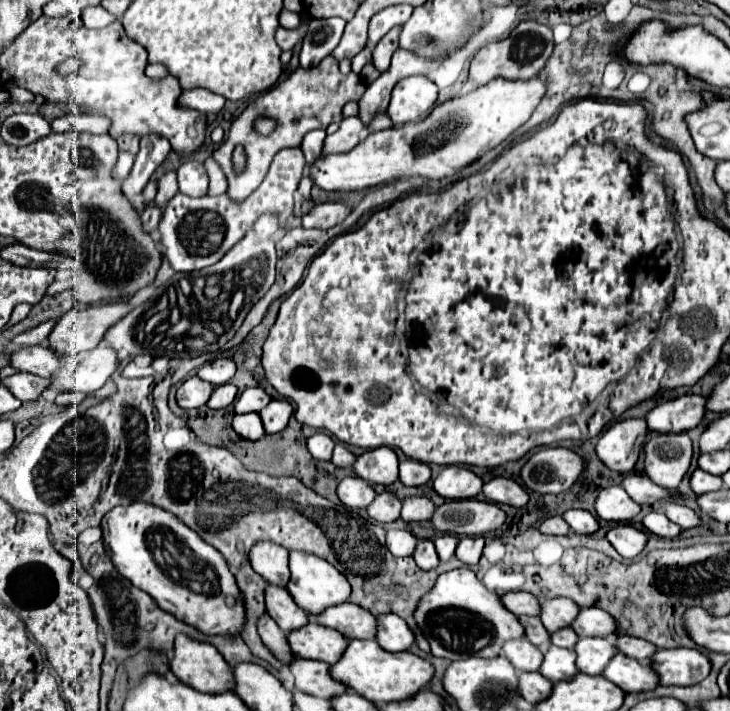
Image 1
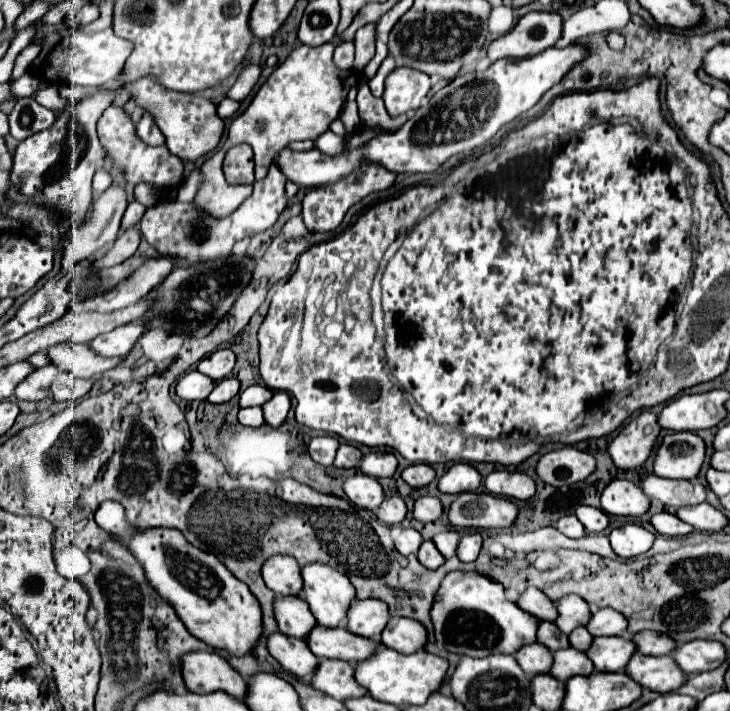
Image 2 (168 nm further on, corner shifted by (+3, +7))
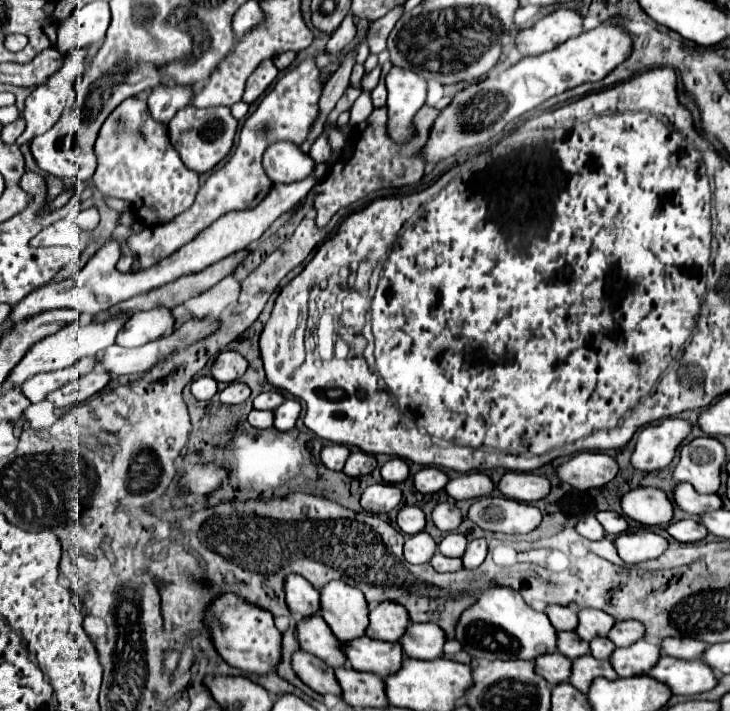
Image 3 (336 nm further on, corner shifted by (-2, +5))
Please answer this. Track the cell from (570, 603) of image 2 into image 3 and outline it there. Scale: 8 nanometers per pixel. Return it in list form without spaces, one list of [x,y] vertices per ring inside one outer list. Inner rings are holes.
[[[581,610],[579,612],[579,638],[591,642],[595,636],[607,636],[613,628],[615,618],[605,614],[603,610]]]

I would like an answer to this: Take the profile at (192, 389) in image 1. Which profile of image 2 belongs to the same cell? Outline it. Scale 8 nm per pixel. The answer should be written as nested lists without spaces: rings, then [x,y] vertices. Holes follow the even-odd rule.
[[[192,370],[192,372],[184,374],[184,376],[178,380],[178,384],[176,384],[176,394],[178,394],[182,400],[206,400],[214,386],[216,386],[214,380],[210,380],[208,376],[200,374],[198,370]]]

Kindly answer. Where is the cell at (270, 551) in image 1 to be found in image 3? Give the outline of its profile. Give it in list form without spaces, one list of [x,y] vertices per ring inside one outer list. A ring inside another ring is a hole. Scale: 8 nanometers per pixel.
[[[291,574],[289,580],[285,580],[285,594],[287,594],[287,606],[295,620],[303,620],[319,614],[321,610],[319,592],[305,578]]]

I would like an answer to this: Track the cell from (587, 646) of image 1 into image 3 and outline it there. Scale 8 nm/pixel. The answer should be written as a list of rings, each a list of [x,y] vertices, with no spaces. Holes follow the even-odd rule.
[[[639,640],[629,648],[617,648],[613,652],[611,664],[621,678],[629,678],[647,674],[649,668],[653,668],[659,662],[659,658],[661,658],[661,646]]]

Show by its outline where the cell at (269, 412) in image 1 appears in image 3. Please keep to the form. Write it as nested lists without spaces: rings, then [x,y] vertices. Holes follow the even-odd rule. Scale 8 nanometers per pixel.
[[[287,398],[287,402],[283,402],[275,410],[275,428],[281,432],[291,430],[299,418],[299,412],[301,412],[301,404],[295,398]]]

